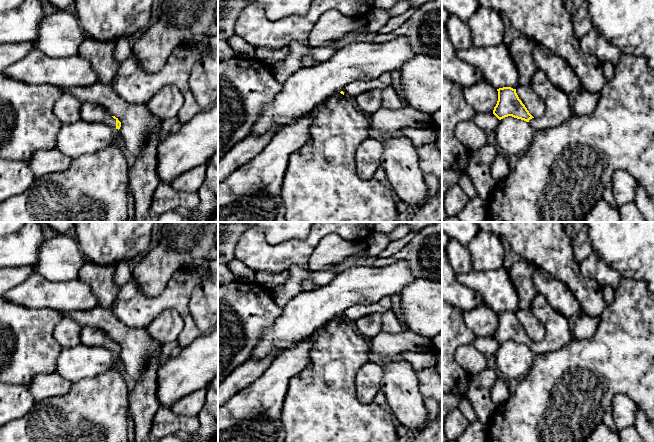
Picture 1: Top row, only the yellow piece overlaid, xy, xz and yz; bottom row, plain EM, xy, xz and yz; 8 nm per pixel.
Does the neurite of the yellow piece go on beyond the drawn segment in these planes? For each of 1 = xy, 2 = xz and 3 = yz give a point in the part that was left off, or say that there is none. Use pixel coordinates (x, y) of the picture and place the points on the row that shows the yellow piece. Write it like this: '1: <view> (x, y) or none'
1: xy (90, 112)
2: none
3: yz (557, 107)

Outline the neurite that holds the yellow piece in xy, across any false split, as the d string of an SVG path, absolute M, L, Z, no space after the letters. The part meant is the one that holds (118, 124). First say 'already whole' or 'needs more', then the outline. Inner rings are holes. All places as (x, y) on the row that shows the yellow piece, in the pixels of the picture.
needs more; M85 102L80 108L81 120L86 122L100 122L109 125L112 128L120 129L121 122L115 116L112 116L101 105L93 102Z

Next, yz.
needs more; M538 69L534 73L529 86L545 101L545 110L541 117L533 117L519 99L516 89L511 87L497 89L498 101L493 114L499 120L508 116L524 120L535 131L556 127L574 114L568 95L551 84L543 71Z

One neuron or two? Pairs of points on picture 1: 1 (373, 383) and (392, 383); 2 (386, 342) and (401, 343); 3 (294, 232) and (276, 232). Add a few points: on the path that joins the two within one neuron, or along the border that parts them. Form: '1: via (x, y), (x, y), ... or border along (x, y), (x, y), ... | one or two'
1: border along (383, 368), (383, 379), (380, 389) | two
2: via (390, 343), (397, 343) | one
3: via (290, 232), (280, 232) | one

